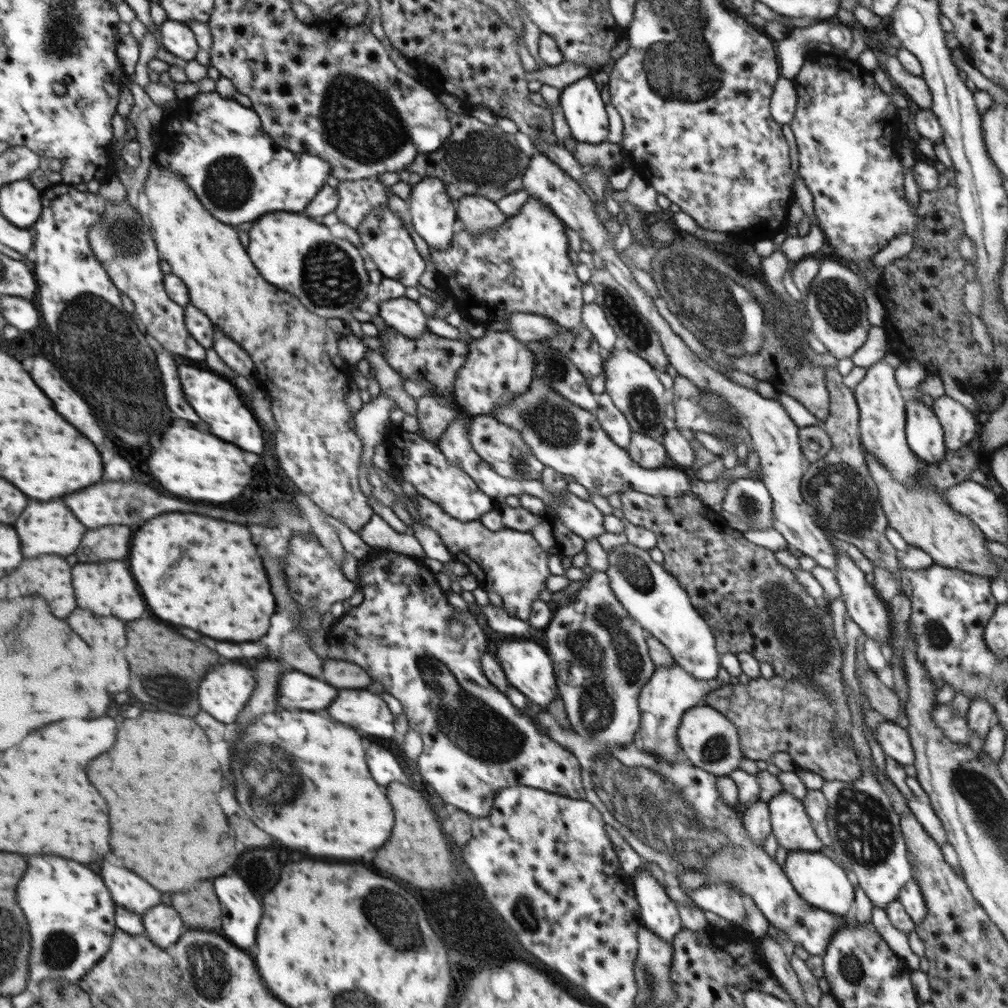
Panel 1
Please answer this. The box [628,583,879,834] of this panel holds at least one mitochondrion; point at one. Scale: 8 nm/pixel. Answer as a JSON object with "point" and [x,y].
{"point":[715,749]}

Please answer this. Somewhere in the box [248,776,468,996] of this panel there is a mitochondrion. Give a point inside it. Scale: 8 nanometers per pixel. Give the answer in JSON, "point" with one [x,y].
{"point":[385,916]}

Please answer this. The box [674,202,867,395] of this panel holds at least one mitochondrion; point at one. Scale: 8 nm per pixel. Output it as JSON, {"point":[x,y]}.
{"point":[837,306]}

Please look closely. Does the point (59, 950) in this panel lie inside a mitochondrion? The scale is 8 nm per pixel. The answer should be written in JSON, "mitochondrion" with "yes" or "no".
{"mitochondrion":"yes"}

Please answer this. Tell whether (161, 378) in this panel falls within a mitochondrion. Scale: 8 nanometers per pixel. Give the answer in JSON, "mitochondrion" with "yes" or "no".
{"mitochondrion":"no"}

